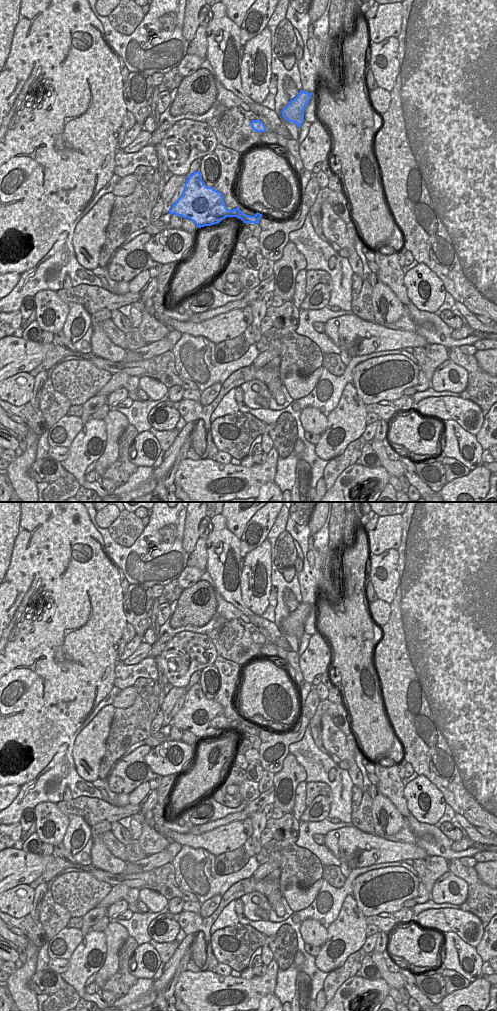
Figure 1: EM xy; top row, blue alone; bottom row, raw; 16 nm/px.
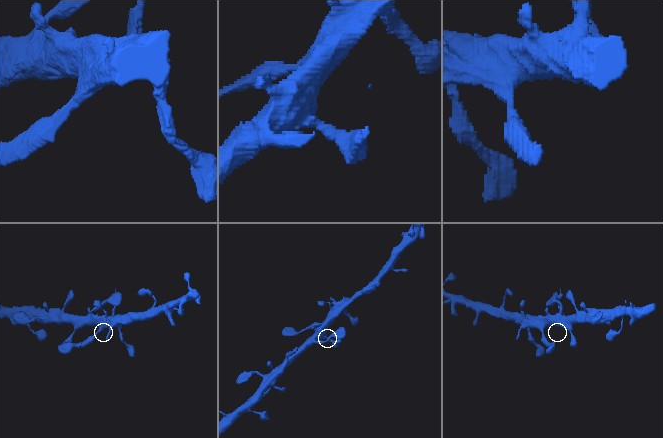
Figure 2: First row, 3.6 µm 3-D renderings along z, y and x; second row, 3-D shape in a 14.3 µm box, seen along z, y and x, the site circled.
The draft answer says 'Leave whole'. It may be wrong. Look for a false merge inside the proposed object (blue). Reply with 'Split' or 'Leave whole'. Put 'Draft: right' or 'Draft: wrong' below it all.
Split
Draft: wrong

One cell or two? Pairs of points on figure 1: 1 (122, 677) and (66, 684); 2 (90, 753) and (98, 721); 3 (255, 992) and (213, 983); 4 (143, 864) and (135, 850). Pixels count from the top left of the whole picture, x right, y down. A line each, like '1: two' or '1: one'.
1: two
2: one
3: one
4: two

